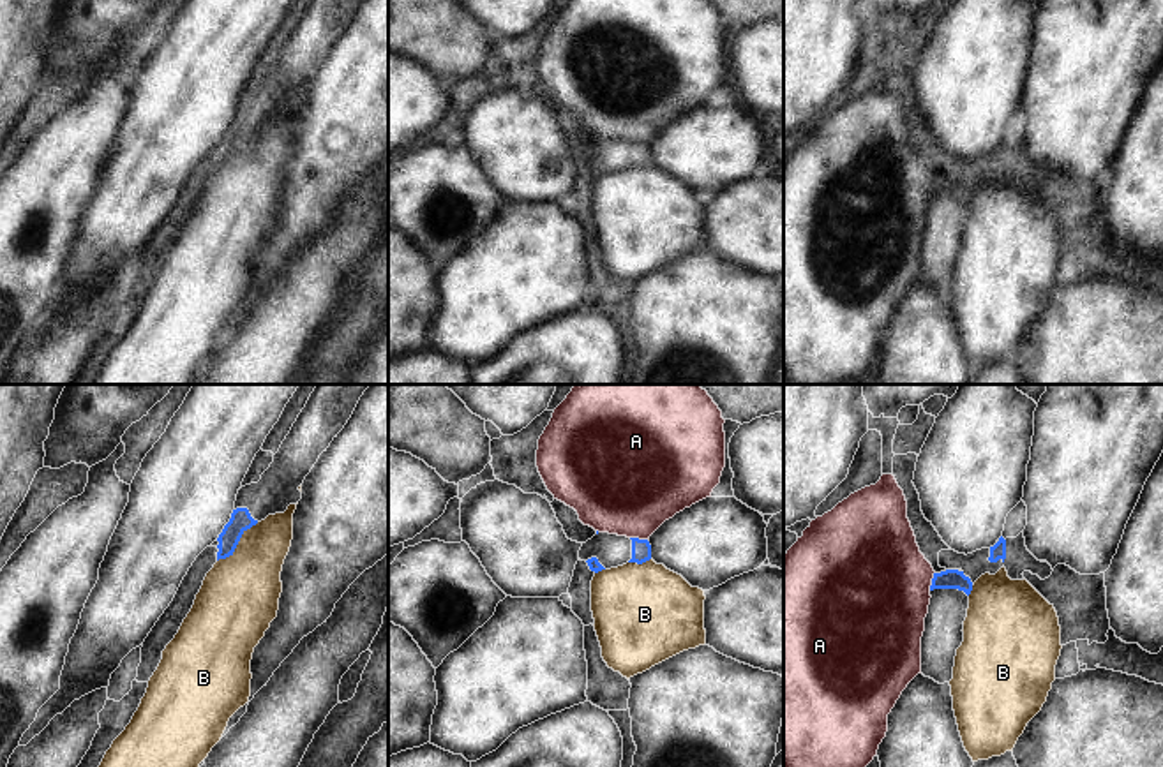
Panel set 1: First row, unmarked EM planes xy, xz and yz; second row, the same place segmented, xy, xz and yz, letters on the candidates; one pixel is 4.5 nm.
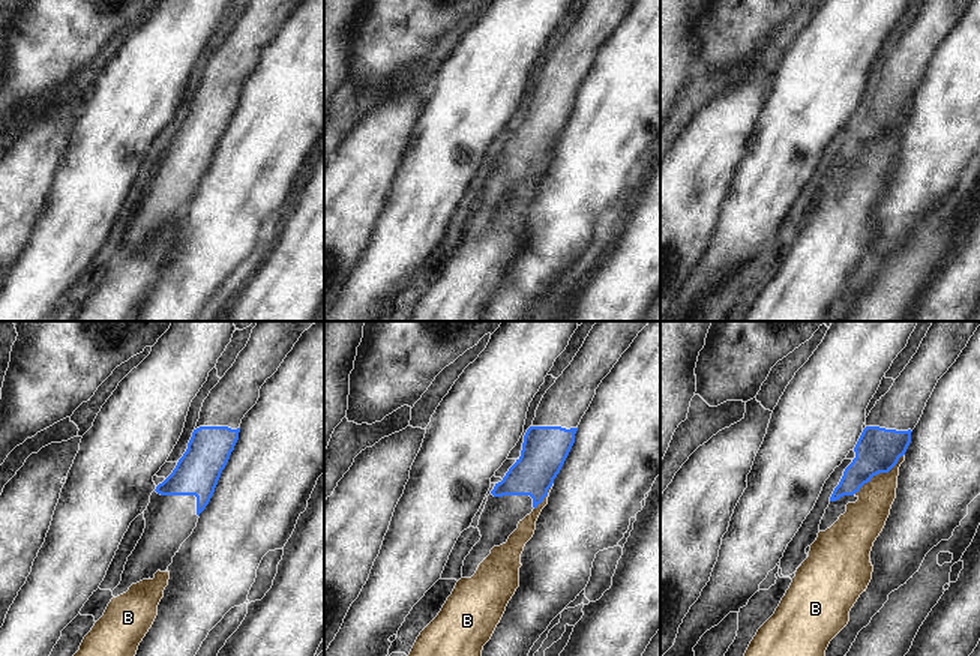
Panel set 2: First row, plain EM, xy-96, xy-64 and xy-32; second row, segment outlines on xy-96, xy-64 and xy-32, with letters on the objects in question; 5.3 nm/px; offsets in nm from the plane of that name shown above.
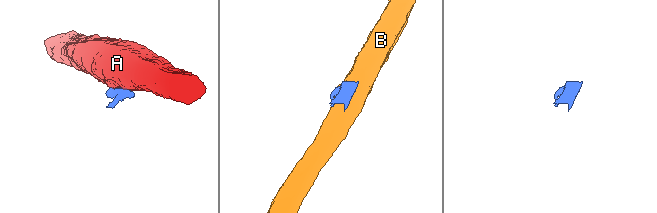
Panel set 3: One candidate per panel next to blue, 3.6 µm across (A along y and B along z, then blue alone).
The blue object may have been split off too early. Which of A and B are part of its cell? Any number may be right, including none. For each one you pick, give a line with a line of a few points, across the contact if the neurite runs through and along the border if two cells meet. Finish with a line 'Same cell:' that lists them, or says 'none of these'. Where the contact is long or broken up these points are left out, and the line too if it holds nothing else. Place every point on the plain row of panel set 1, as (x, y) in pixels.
Same cell: none of these

